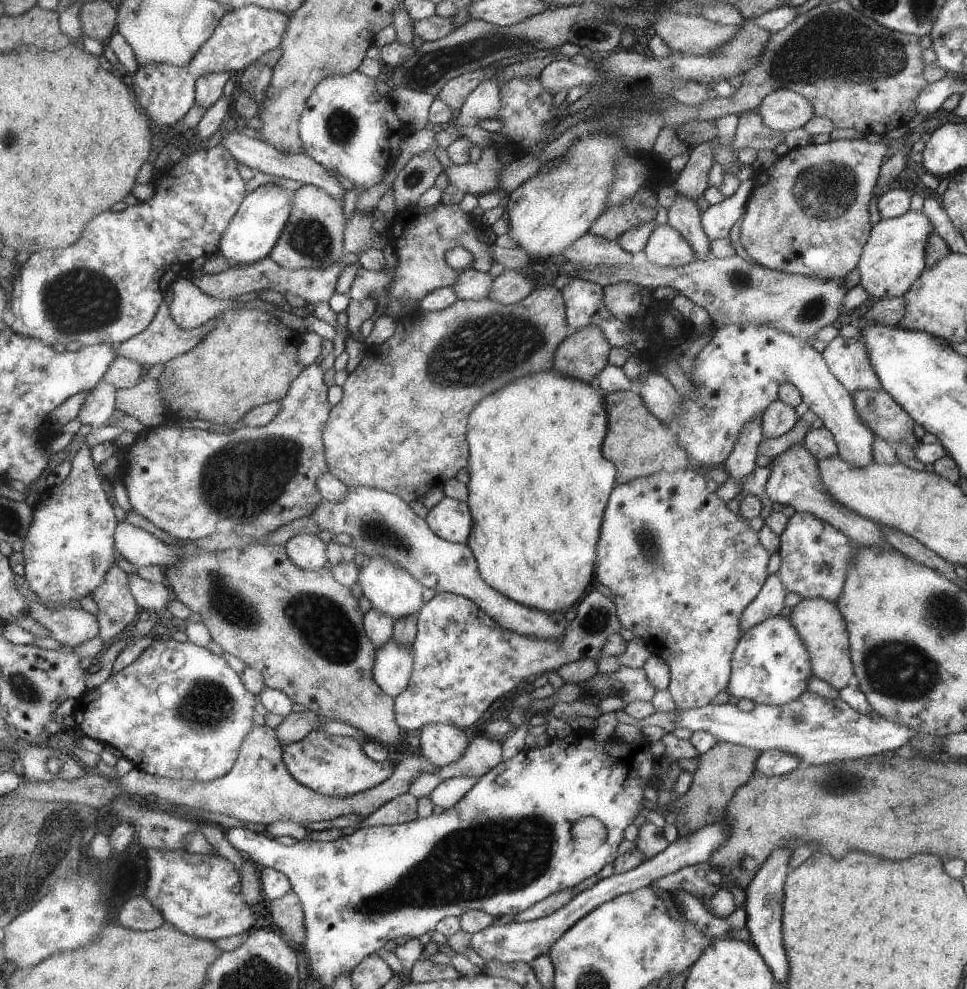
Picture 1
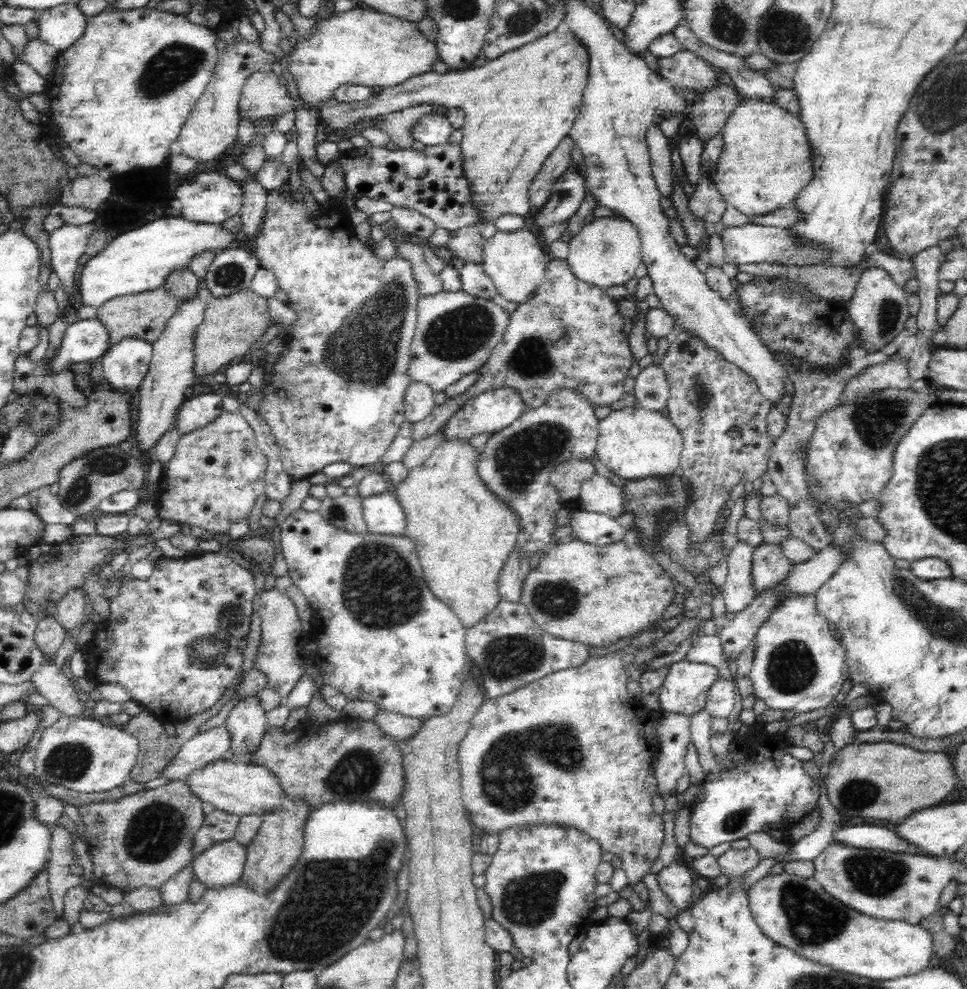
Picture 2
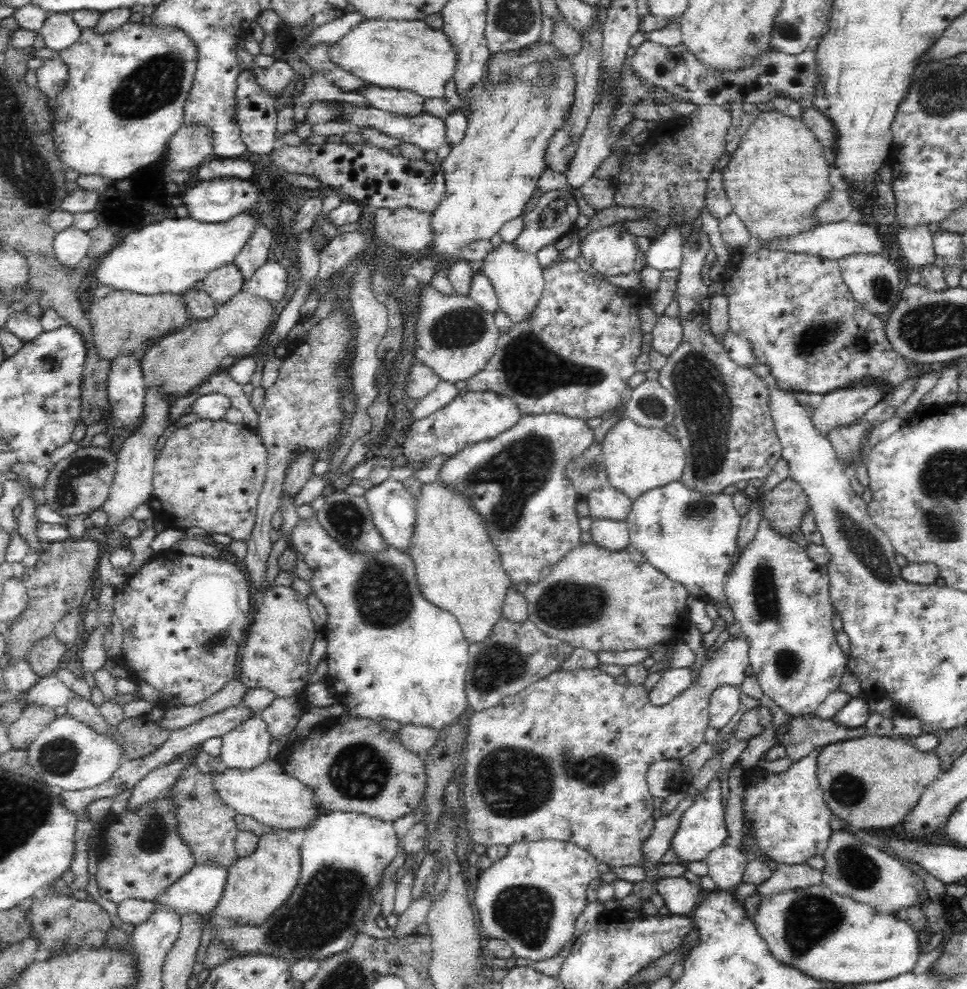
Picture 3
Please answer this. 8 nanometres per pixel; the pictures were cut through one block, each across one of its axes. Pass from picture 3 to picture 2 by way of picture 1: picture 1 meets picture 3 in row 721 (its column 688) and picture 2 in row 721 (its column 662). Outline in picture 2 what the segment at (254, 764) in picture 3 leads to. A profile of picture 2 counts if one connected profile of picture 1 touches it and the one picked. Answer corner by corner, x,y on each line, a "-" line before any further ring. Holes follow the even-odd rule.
258,696
240,700
226,718
226,730
230,732
232,744
232,762
234,764
252,764
256,750
260,748
262,736
268,730
266,710
258,702

